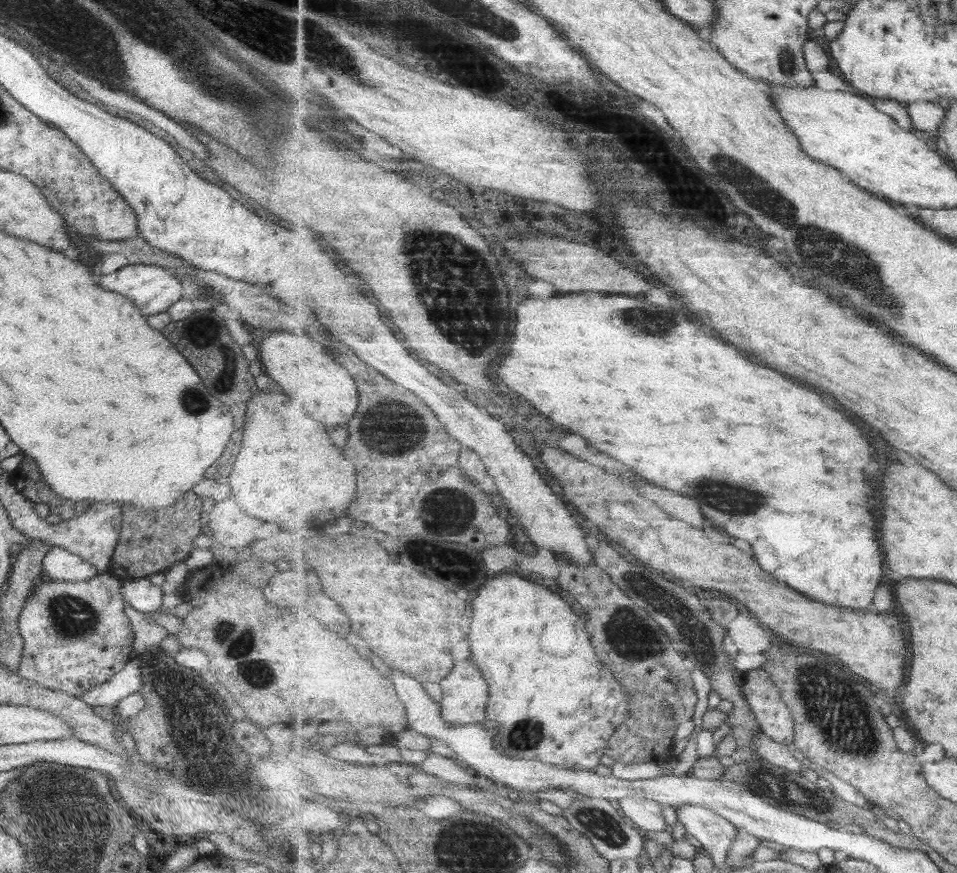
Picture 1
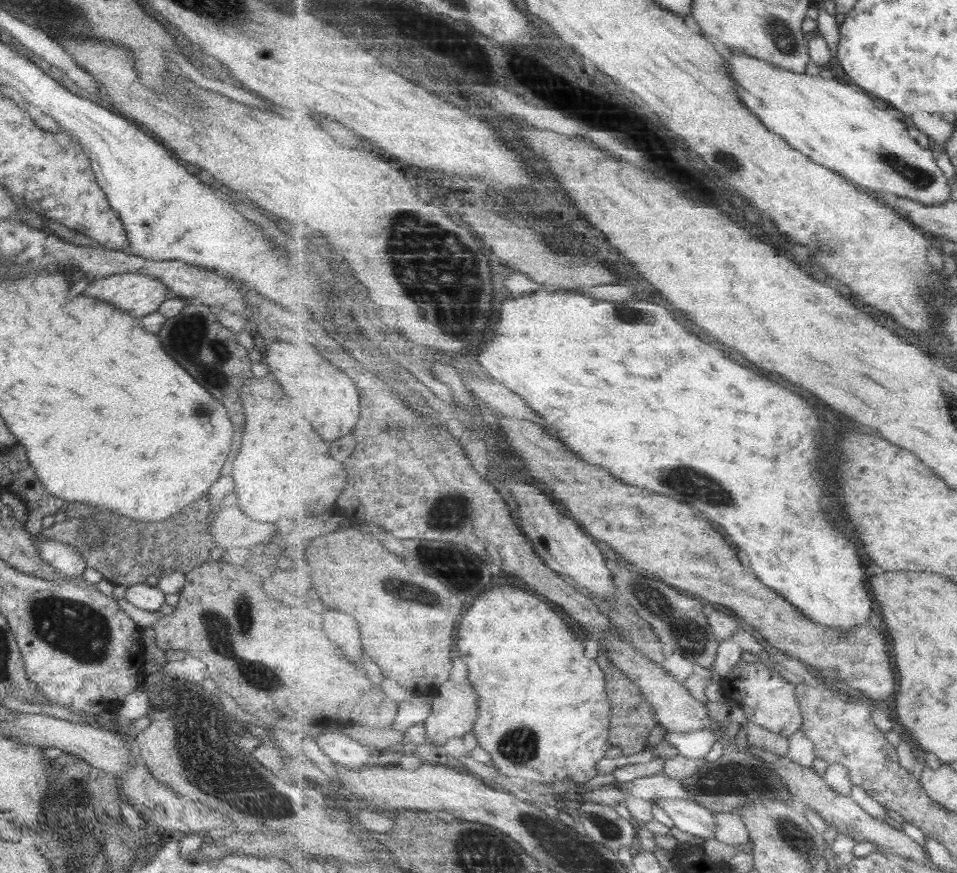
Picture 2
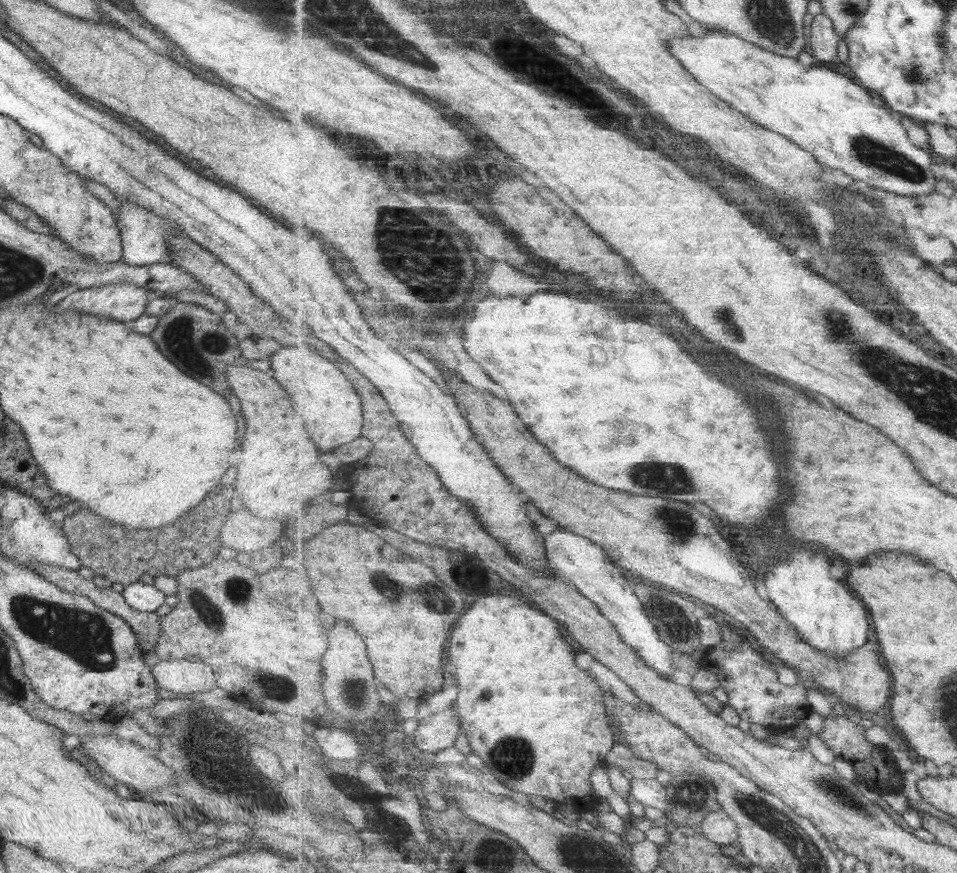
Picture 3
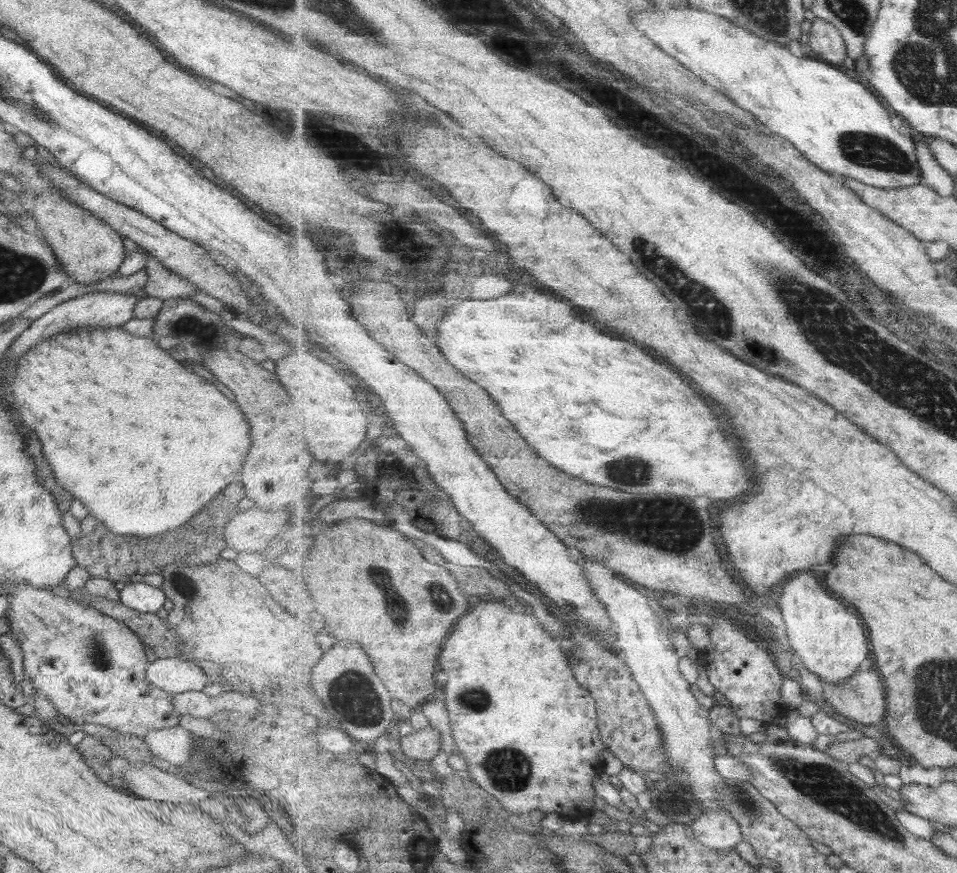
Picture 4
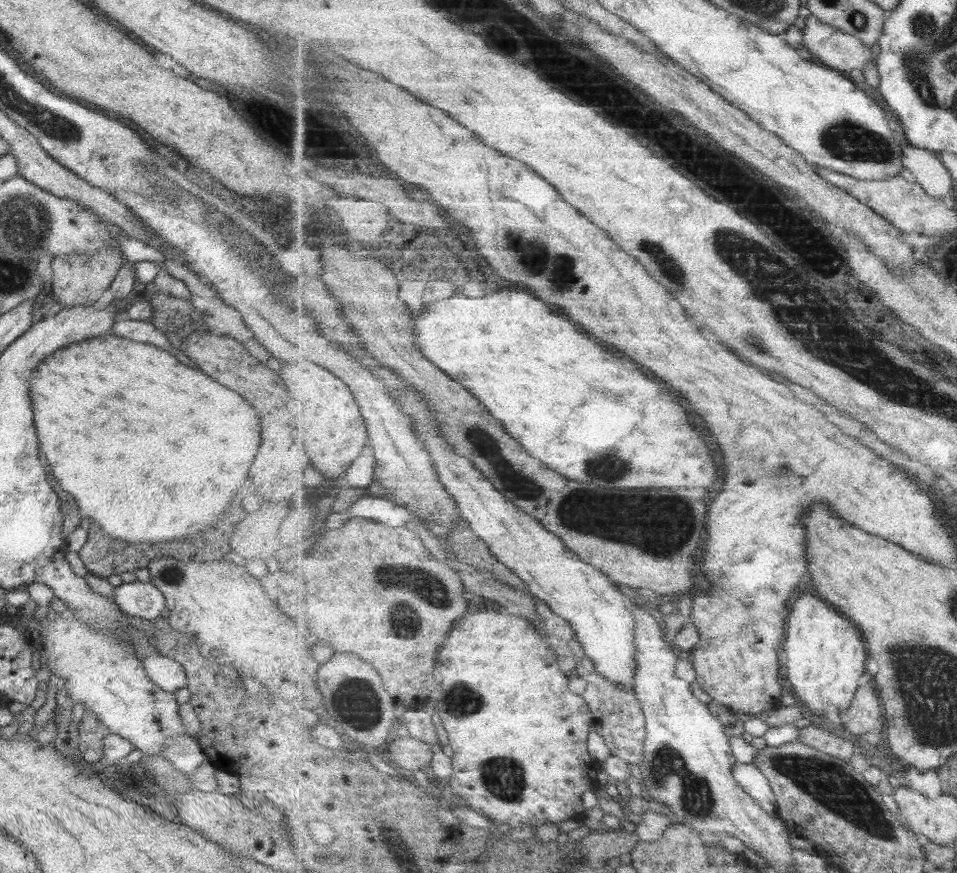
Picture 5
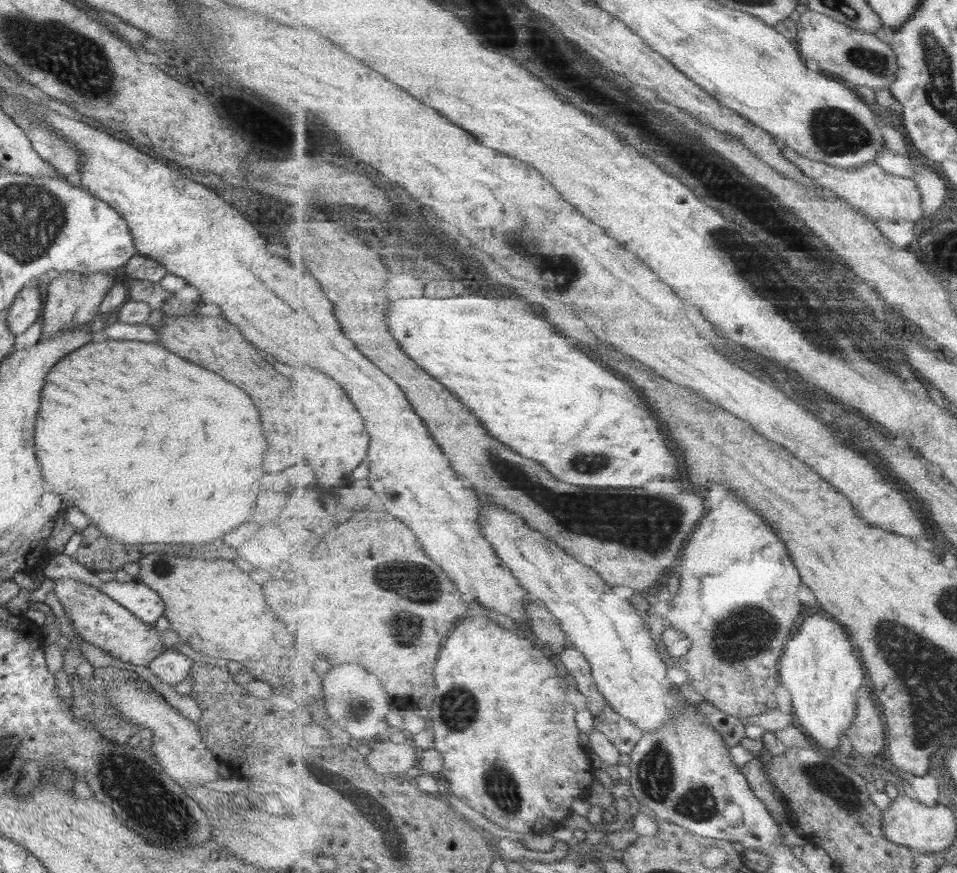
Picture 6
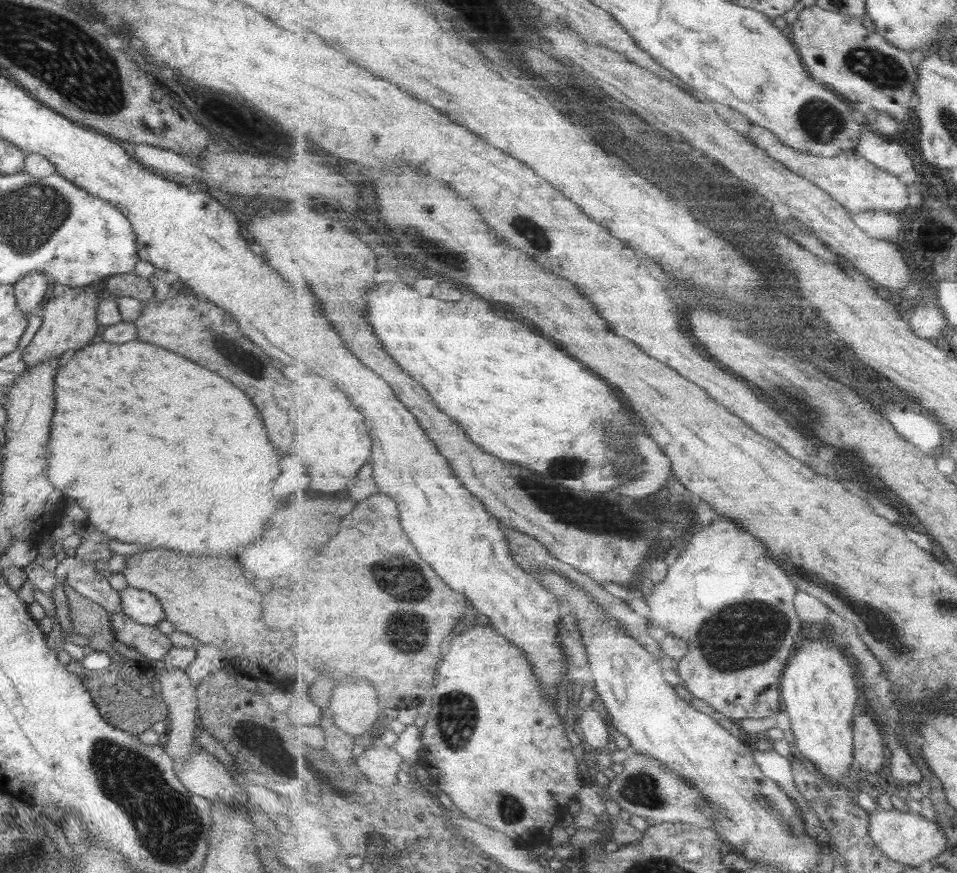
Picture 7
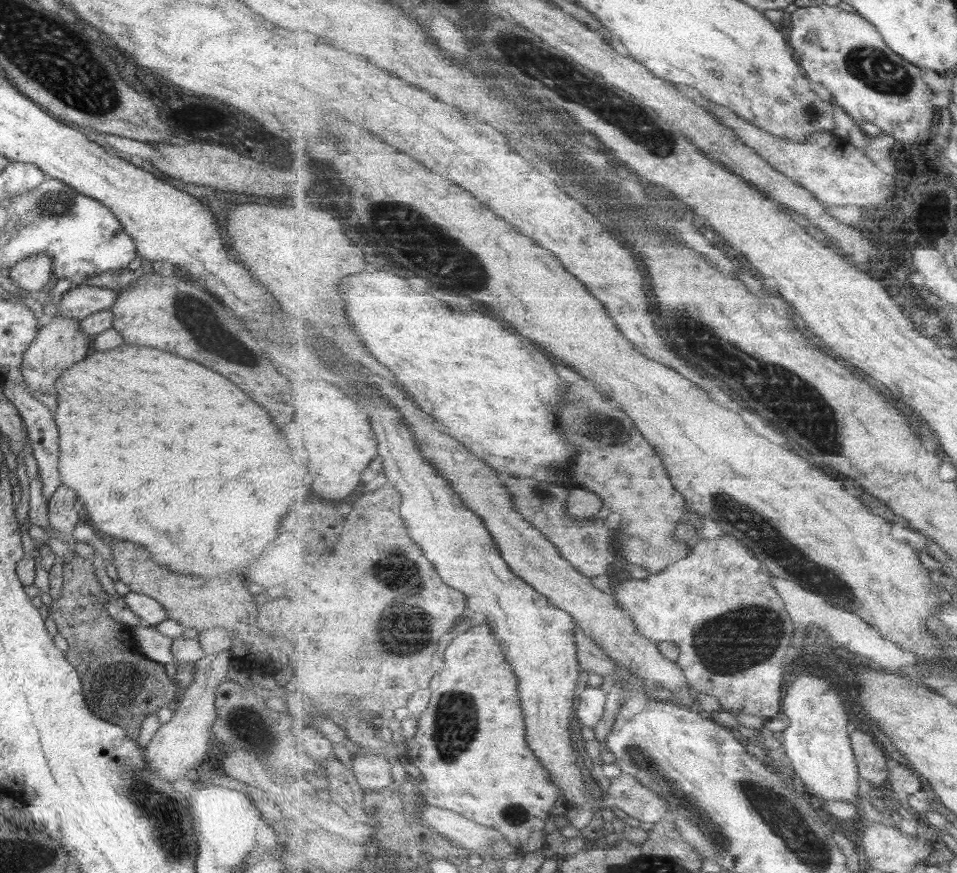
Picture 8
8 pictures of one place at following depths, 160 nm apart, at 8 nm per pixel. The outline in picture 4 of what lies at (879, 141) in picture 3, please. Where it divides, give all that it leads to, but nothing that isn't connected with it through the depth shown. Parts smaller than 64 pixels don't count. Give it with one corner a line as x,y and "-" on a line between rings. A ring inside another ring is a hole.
687,4
673,7
667,12
656,5
648,11
635,13
633,22
639,22
641,32
660,46
667,54
673,54
681,64
693,70
699,78
715,86
737,106
751,111
770,132
780,134
792,142
813,164
830,174
851,177
880,189
900,189
922,184
921,167
915,154
915,142
909,134
893,128
887,108
881,108
875,92
865,90
861,82
843,74
841,67
828,64
820,58
811,60
811,53
799,58
786,46
759,38
757,34
735,26
731,20
718,14
699,10

